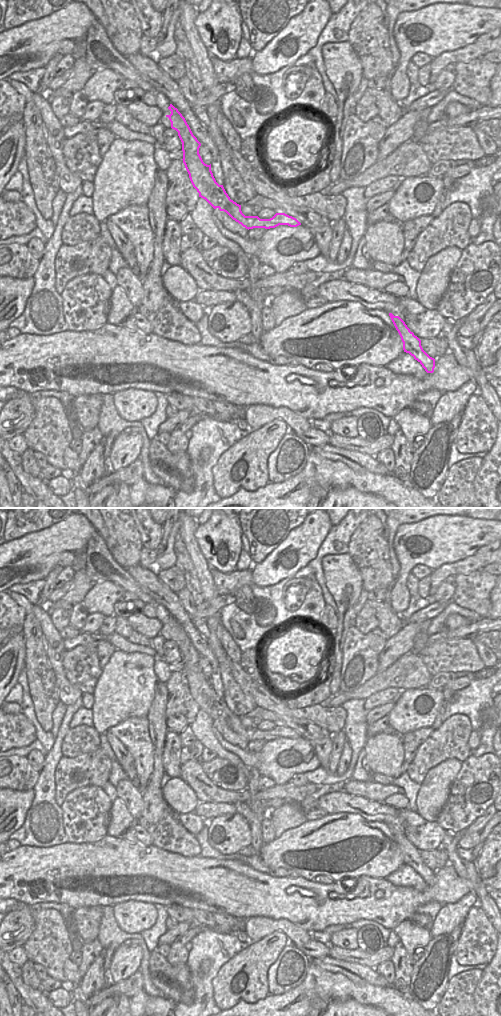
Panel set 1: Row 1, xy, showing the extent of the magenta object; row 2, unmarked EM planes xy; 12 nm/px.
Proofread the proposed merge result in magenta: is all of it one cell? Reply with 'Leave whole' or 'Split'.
Split

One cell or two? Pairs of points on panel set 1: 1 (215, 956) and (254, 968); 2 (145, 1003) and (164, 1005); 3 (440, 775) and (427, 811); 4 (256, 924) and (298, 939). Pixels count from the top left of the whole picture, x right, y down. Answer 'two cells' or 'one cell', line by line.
1: two cells
2: one cell
3: one cell
4: one cell

